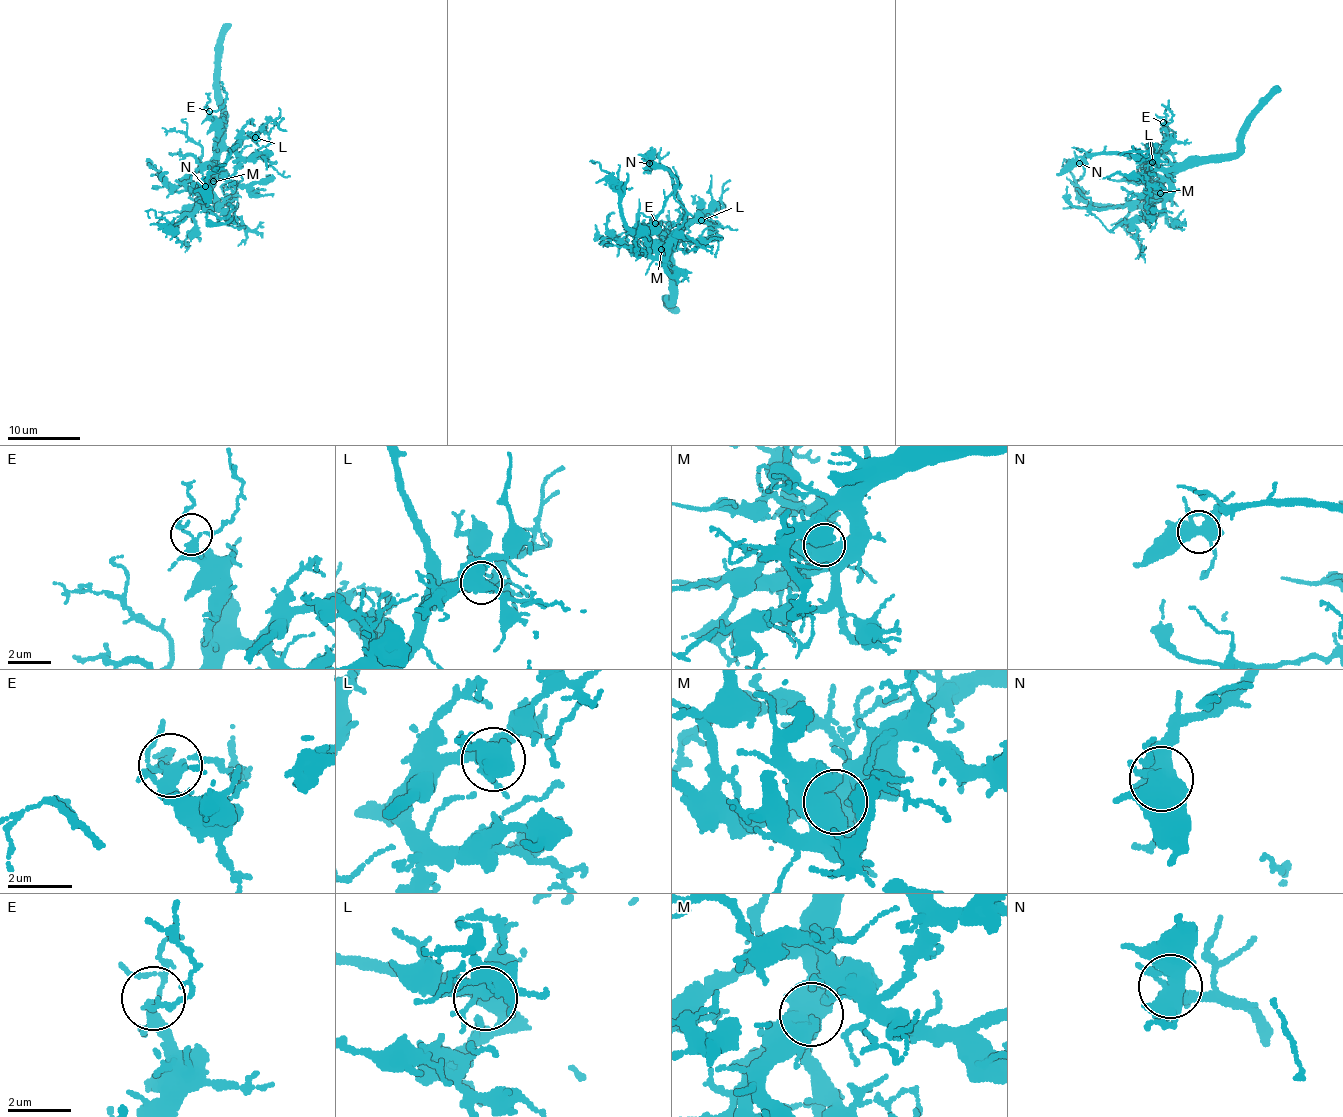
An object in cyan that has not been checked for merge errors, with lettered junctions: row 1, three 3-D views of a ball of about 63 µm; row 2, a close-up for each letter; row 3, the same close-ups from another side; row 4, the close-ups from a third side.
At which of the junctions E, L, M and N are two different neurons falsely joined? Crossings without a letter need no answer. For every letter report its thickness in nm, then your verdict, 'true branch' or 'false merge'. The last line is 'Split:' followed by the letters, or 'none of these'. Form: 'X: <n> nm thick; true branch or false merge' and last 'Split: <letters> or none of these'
E: 240 nm thick; true branch
L: 320 nm thick; true branch
M: 750 nm thick; true branch
N: 500 nm thick; true branch
Split: none of these

